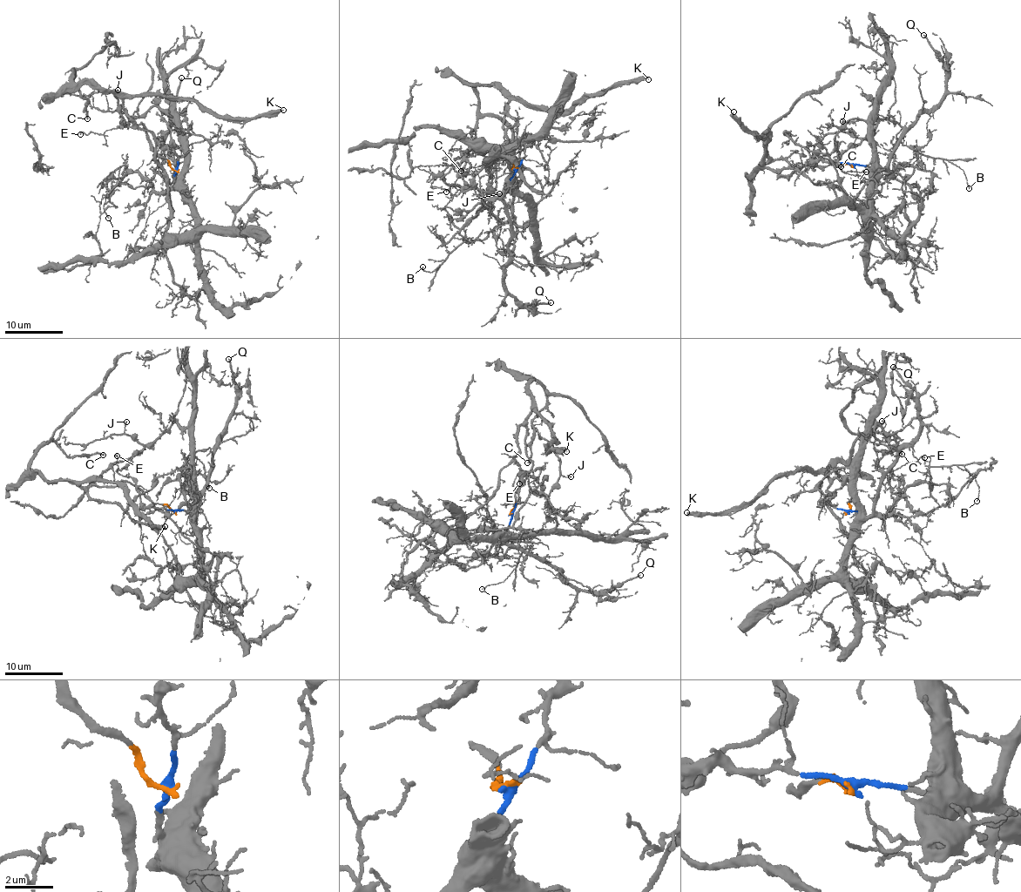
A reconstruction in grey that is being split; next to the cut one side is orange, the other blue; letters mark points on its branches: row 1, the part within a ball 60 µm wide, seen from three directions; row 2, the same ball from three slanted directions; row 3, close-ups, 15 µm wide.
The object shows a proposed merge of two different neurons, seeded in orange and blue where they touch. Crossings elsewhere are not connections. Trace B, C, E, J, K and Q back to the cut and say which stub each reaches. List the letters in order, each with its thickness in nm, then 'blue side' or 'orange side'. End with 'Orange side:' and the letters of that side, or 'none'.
B: calibre 100 nm; blue side
C: calibre 170 nm; orange side
E: calibre 140 nm; blue side
J: calibre 130 nm; blue side
K: calibre 320 nm; orange side
Q: calibre 200 nm; blue side
Orange side: C, K

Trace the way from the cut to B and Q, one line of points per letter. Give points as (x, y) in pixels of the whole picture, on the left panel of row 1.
B: (176, 170), (176, 183), (158, 192), (137, 172), (126, 172), (124, 165), (111, 172), (104, 208), (109, 218)
Q: (176, 170), (174, 186), (176, 162), (170, 158), (169, 148), (163, 144), (168, 130), (168, 111), (182, 77)

